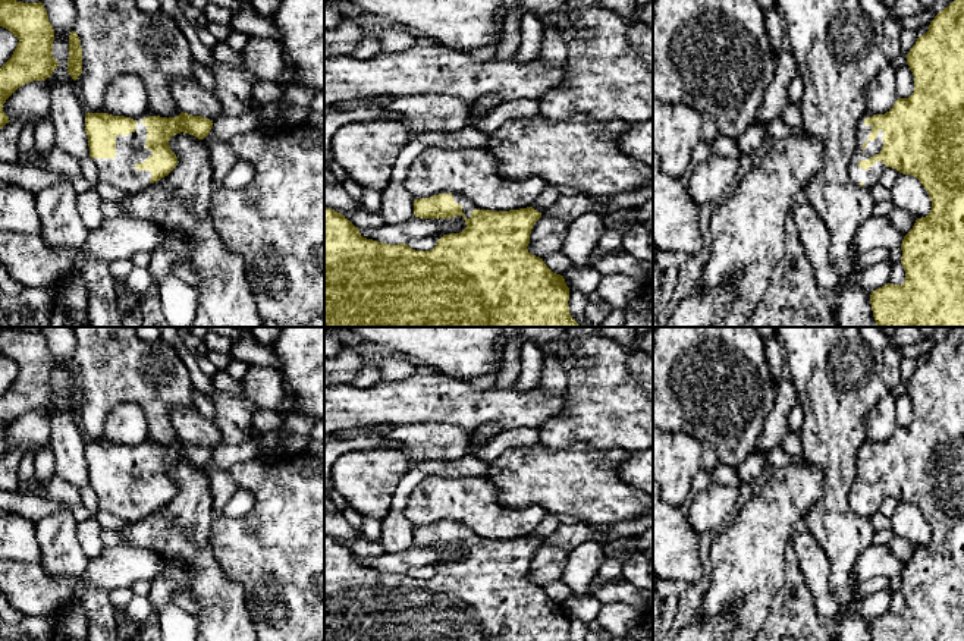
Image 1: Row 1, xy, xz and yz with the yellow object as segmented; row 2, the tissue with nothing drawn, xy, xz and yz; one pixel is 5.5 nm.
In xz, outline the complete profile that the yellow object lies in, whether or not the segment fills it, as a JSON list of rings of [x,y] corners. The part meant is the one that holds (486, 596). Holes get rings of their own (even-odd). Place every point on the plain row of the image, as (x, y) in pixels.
[[[439,522],[430,527],[414,528],[414,544],[420,547],[452,547],[462,544],[467,556],[461,562],[437,565],[437,572],[430,579],[415,579],[406,572],[392,574],[362,566],[358,556],[343,543],[324,535],[324,641],[569,641],[569,616],[563,604],[553,601],[543,587],[533,584],[527,578],[531,557],[541,546],[541,541],[533,535],[509,540],[480,538],[464,524]]]

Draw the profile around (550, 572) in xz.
[[[549,563],[544,568],[530,571],[527,578],[536,585],[544,587],[562,576],[563,565]]]

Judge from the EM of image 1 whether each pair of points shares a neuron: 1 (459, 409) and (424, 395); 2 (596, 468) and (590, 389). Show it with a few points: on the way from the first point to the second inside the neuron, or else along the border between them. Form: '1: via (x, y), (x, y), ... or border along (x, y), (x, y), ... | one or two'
1: via (451, 402), (440, 402), (433, 398) | one
2: border along (574, 443), (589, 443), (600, 451), (628, 452) | two

